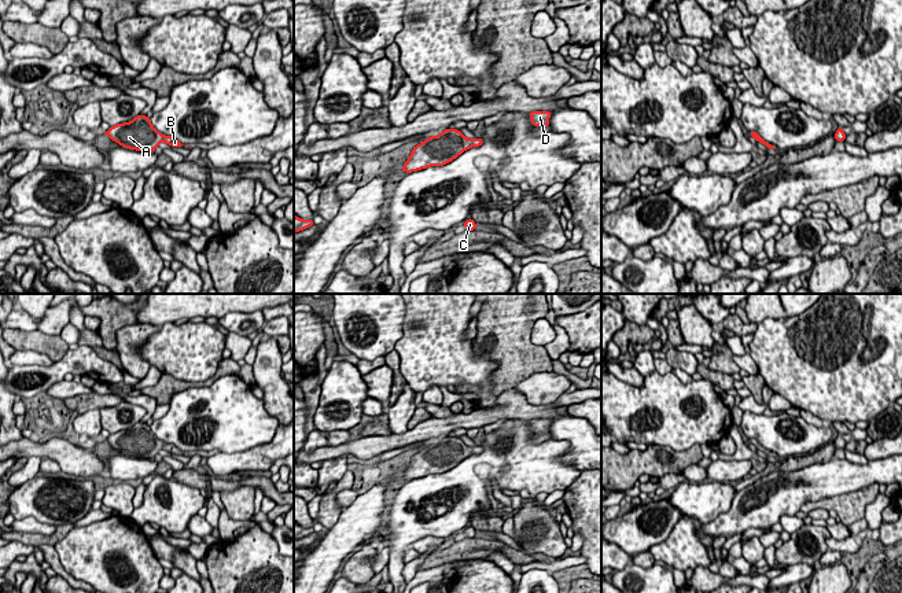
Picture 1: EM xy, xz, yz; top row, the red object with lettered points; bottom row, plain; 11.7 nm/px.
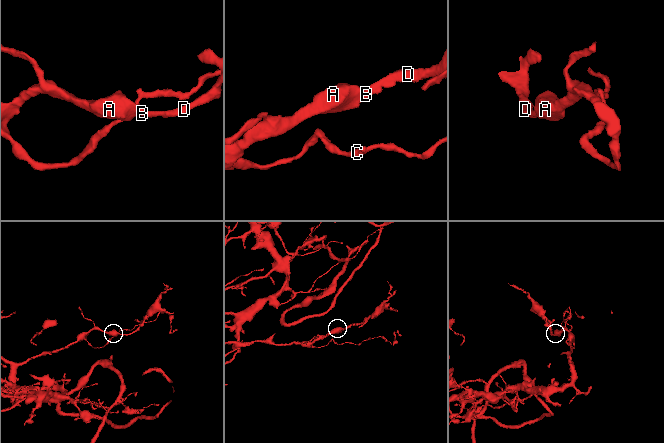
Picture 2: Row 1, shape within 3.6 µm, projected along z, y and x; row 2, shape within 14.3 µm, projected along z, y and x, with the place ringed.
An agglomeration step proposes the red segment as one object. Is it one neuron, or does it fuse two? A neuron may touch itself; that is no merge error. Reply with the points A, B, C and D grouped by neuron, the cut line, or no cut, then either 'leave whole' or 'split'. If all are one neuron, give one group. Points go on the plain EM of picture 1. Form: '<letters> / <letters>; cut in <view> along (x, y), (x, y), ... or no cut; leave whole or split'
A B C D; no cut; leave whole

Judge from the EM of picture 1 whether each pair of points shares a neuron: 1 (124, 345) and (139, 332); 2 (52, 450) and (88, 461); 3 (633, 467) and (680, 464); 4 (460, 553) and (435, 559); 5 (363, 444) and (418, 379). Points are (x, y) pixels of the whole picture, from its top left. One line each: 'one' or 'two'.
1: one
2: one
3: one
4: one
5: two

